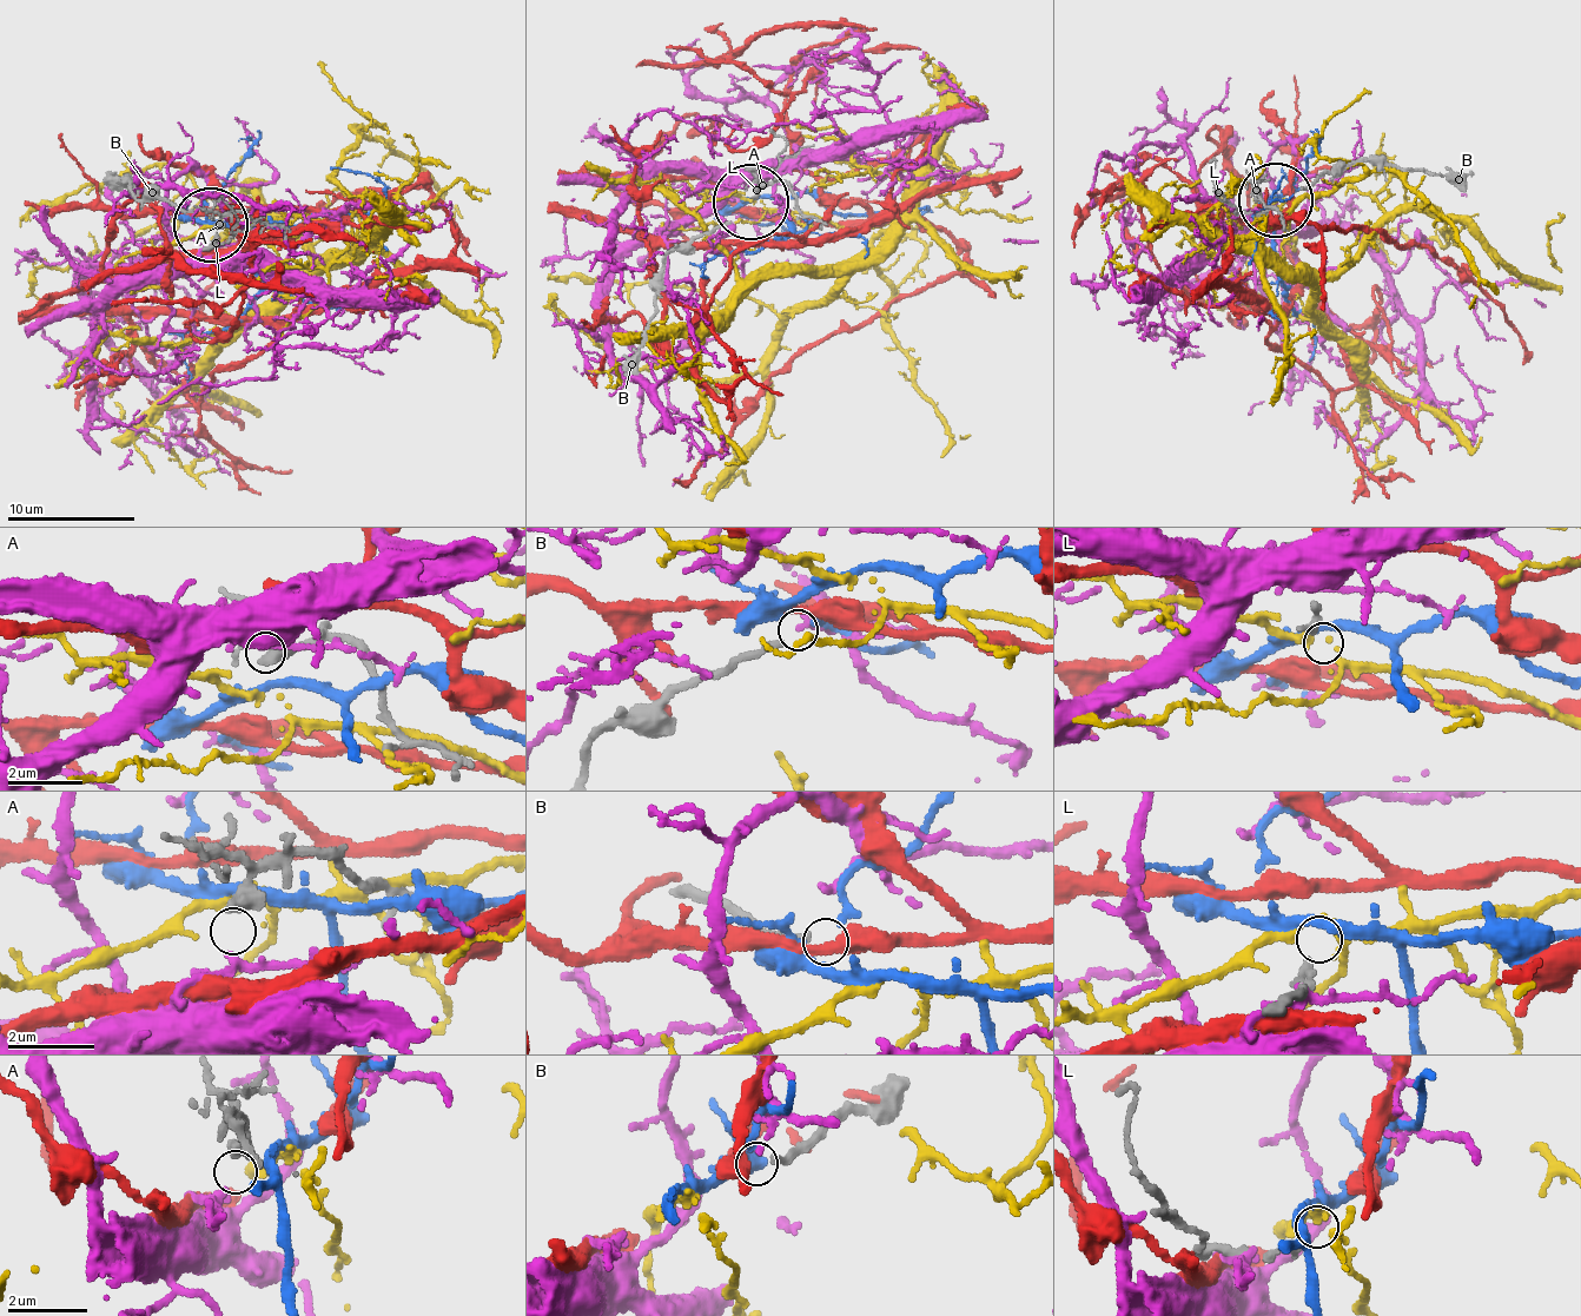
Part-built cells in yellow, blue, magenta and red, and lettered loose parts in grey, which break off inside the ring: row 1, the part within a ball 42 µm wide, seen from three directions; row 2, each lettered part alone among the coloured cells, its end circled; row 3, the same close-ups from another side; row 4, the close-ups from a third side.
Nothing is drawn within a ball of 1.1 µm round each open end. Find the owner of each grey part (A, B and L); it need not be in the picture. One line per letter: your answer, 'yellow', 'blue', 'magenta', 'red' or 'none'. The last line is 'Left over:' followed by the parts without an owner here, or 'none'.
A: magenta
B: none
L: yellow
Left over: B

